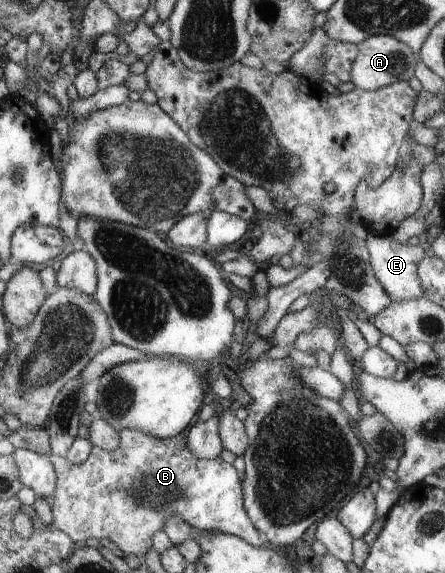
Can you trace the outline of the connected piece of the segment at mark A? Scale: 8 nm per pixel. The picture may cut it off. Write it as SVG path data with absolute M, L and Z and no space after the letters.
M373 35L357 43L359 54L354 58L350 72L350 81L358 89L379 90L398 80L409 81L414 74L415 53L404 42L390 35Z

